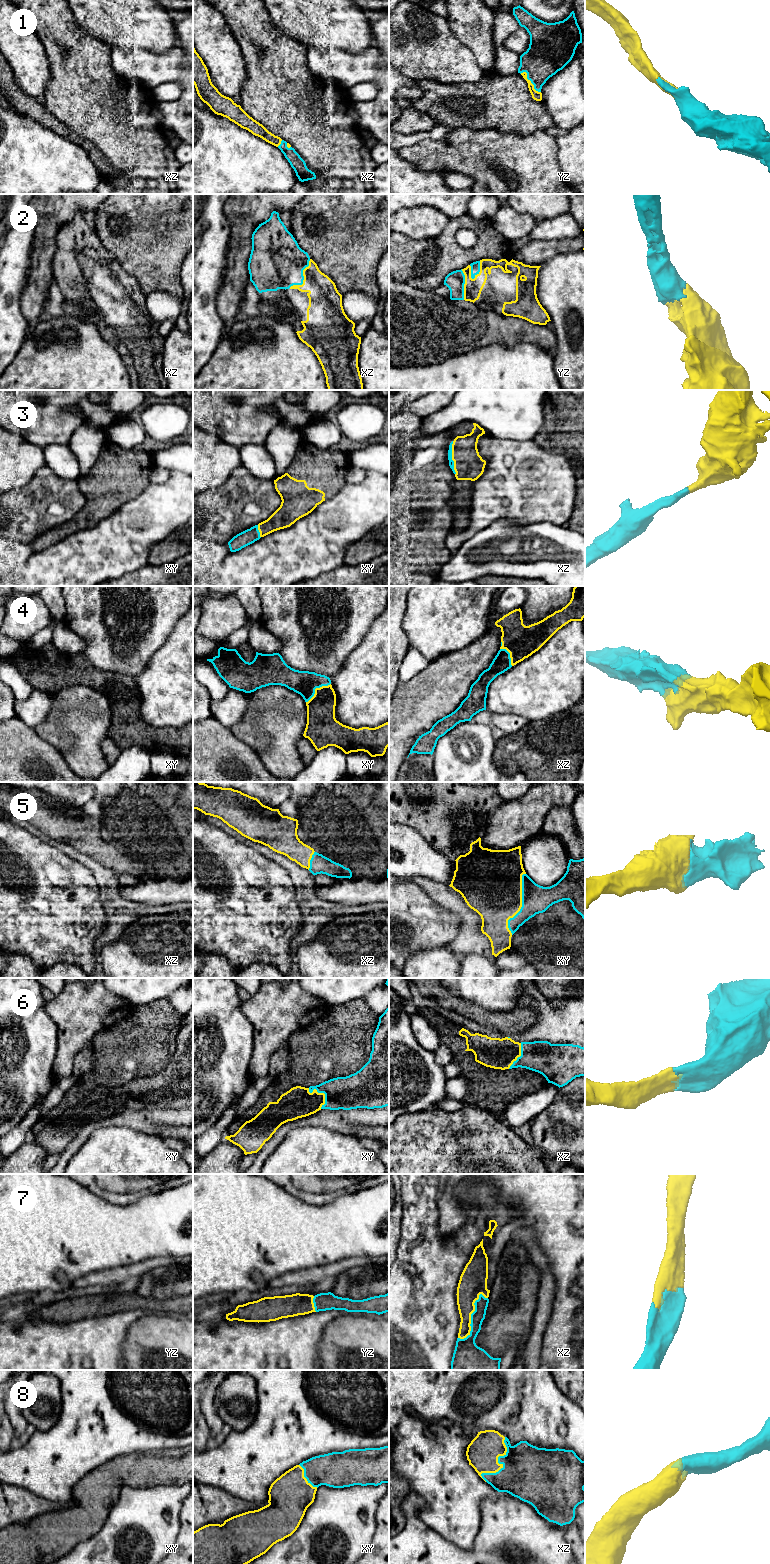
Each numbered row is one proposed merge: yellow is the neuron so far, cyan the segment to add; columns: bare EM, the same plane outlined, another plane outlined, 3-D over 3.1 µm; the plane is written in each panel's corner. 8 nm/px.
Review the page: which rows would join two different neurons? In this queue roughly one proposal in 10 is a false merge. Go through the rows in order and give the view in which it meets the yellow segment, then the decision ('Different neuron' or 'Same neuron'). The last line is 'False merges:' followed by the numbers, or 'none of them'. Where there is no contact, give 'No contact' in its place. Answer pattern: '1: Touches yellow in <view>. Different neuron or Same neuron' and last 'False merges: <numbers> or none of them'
1: Touches yellow in yz. Same neuron
2: Touches yellow in xz. Same neuron
3: Touches yellow in xz. Same neuron
4: Touches yellow in xy. Same neuron
5: Touches yellow in xy. Same neuron
6: Touches yellow in xy. Same neuron
7: Touches yellow in xz. Same neuron
8: Touches yellow in xz. Same neuron
False merges: none of them

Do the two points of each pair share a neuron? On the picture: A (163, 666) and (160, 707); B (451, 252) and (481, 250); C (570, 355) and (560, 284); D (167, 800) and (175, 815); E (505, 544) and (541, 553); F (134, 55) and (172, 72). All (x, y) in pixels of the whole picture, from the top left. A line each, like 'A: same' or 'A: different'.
A: same
B: same
C: same
D: same
E: same
F: same

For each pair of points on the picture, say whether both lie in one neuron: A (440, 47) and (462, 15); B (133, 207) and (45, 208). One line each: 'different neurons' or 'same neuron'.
A: different neurons
B: different neurons

